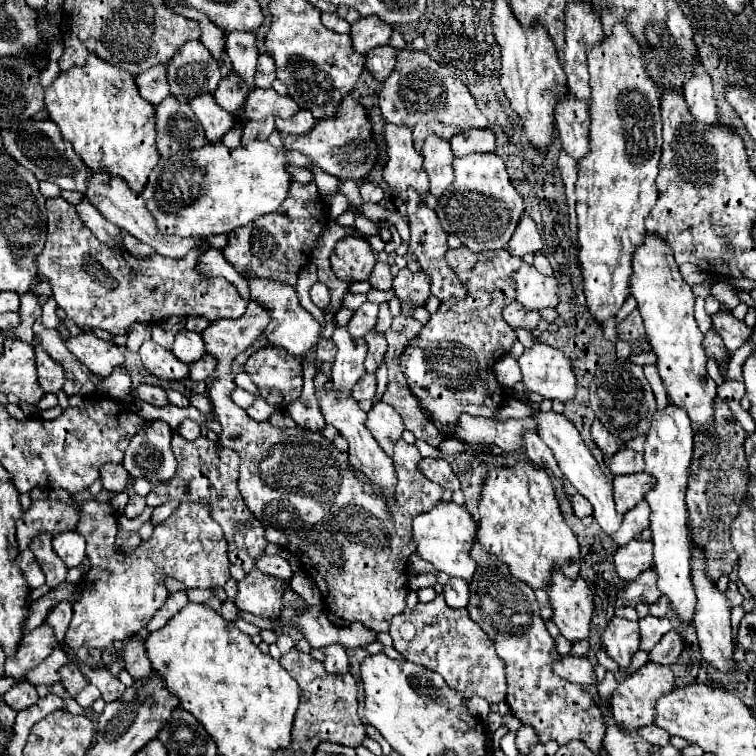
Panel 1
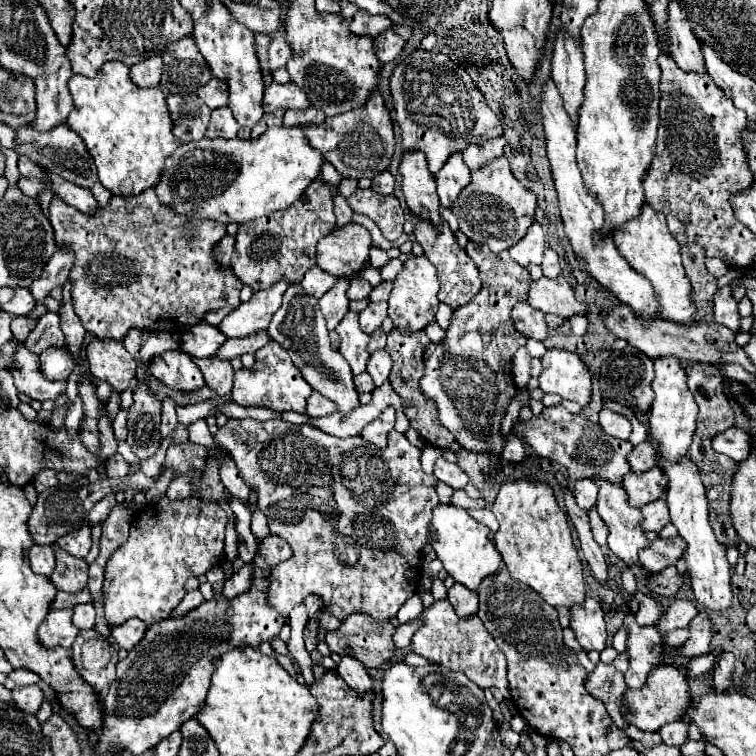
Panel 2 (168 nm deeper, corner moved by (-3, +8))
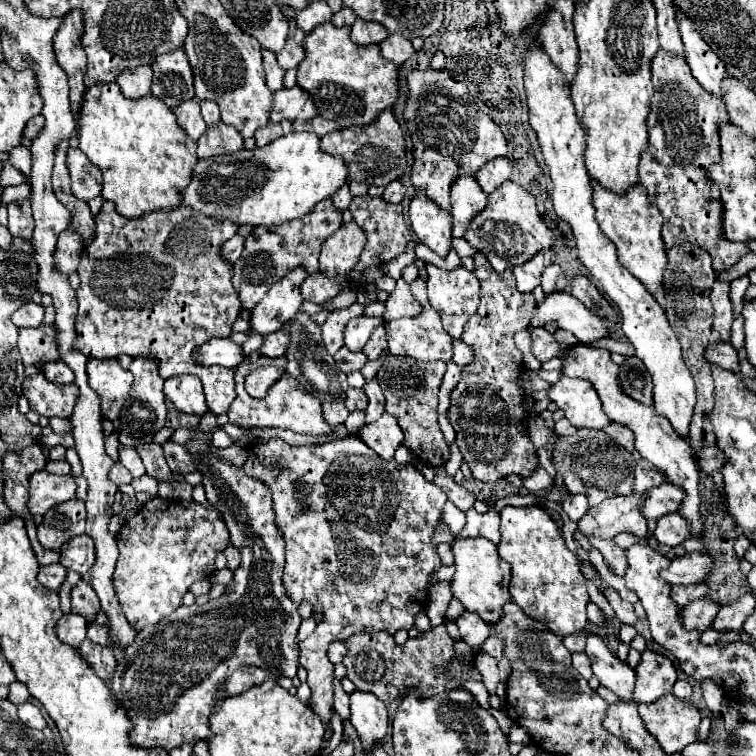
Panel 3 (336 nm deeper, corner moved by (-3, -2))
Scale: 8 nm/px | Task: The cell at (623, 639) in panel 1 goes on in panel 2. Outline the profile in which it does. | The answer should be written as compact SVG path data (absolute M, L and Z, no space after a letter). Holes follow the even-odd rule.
M633 614L625 616L625 626L629 628L629 670L625 672L625 682L629 688L643 688L653 666L665 662L665 644L655 626L641 628Z

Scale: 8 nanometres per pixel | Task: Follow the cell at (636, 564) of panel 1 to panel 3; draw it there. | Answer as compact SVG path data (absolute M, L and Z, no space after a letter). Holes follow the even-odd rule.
M687 552L683 556L675 556L667 570L661 570L661 578L673 584L697 584L711 570L711 558L701 552Z

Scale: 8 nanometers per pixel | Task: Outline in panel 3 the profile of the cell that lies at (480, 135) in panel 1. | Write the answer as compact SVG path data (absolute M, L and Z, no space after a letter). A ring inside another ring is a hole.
M501 156L501 158L489 160L489 162L475 174L475 180L479 182L479 186L481 186L485 192L493 192L497 186L501 186L501 182L509 180L509 174L511 174L509 160Z

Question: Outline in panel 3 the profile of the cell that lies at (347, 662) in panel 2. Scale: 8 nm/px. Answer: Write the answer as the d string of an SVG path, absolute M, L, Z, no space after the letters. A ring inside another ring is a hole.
M351 692L351 724L359 732L365 750L387 732L387 708L373 692Z

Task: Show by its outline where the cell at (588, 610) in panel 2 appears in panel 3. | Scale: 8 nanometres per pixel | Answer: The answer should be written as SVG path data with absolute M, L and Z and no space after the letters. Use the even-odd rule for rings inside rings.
M587 634L585 654L591 660L593 674L599 678L599 682L613 690L619 698L631 700L633 686L635 686L635 670L621 662L605 644L605 640L599 634Z

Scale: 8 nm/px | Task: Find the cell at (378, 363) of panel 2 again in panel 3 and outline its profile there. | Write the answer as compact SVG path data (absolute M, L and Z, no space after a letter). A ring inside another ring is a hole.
M377 378L369 380L363 386L363 390L365 390L367 398L369 398L369 406L365 410L365 414L367 414L367 420L365 422L369 424L369 422L375 422L385 412L385 396L383 396L383 388L381 388L381 384L379 384Z

